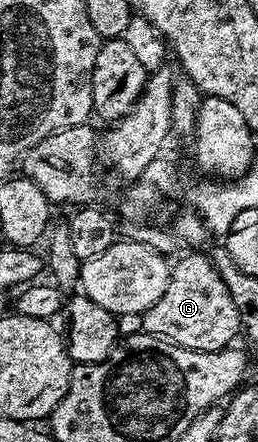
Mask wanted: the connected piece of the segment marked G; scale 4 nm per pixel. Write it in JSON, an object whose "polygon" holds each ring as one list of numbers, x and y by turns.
{"polygon":[[207,252,188,253,177,265,171,266,166,291,143,313,143,332,164,337,187,349,199,353,217,353,233,344,236,333,241,332,238,310]]}

